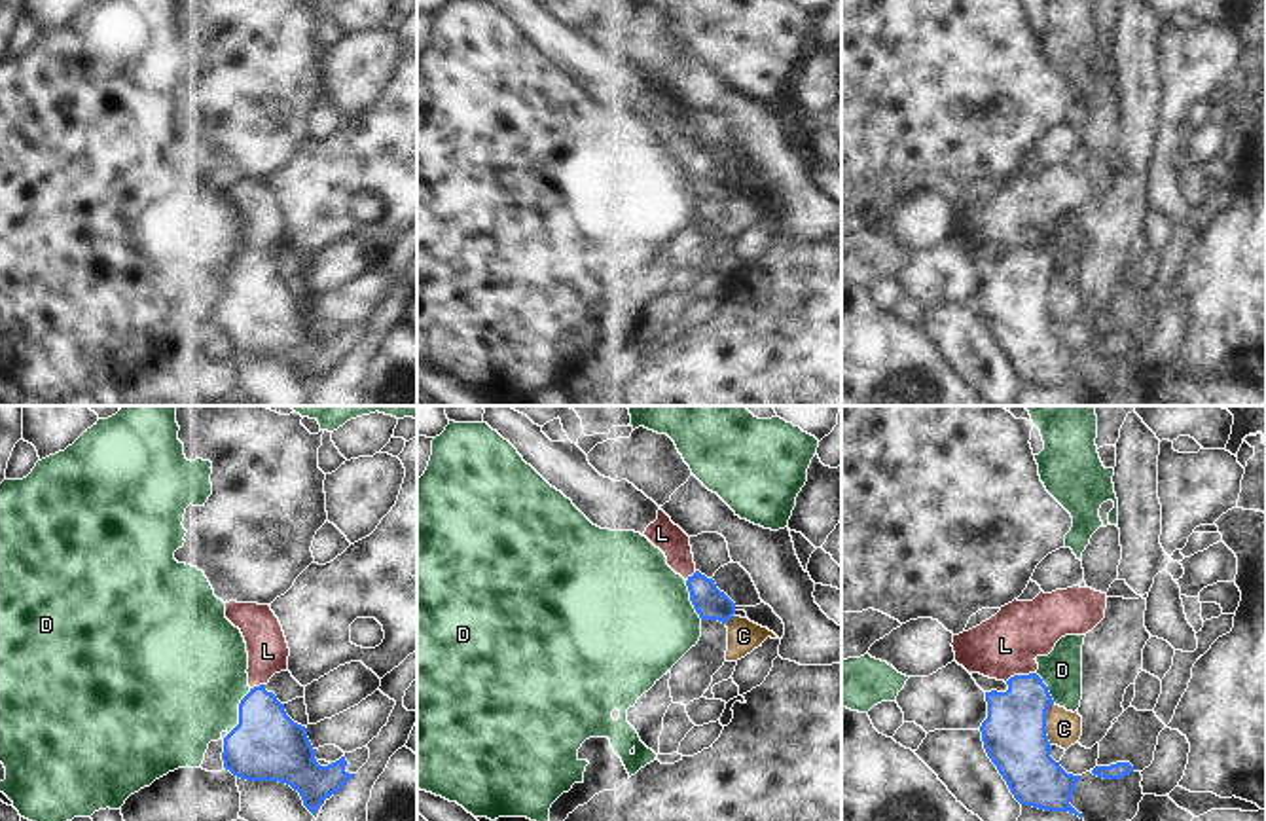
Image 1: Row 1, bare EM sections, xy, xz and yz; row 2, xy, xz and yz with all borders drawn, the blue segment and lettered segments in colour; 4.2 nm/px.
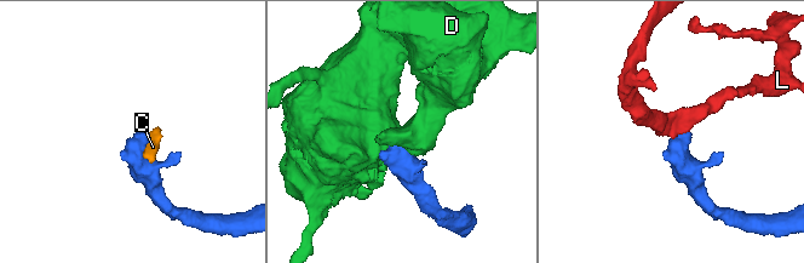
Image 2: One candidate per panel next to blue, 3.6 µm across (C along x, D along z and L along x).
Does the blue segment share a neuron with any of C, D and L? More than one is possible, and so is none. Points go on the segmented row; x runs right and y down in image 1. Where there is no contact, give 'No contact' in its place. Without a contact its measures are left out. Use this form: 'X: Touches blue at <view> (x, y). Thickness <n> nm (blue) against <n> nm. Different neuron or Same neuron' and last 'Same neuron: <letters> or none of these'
C: Touches blue at yz (1045, 725). Thickness 280 nm (blue) against 160 nm. Different neuron
D: Touches blue at xy (239, 711). Thickness 300 nm (blue) against 480 nm. Different neuron
L: Touches blue at yz (1020, 675). Thickness 280 nm (blue) against 260 nm. Different neuron
Same neuron: none of these

